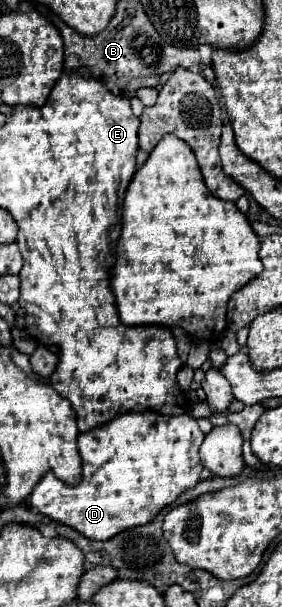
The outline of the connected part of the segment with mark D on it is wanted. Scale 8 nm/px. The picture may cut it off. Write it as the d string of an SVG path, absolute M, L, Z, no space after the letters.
M156 411L144 413L126 413L118 415L114 421L96 427L78 437L78 447L82 455L82 481L74 487L62 483L52 473L48 473L32 491L30 505L36 507L42 515L68 525L82 533L86 539L102 541L112 539L120 531L150 523L166 505L174 503L184 491L196 487L200 481L204 465L200 463L198 449L204 441L204 433L198 427L198 421L190 415L166 417Z

